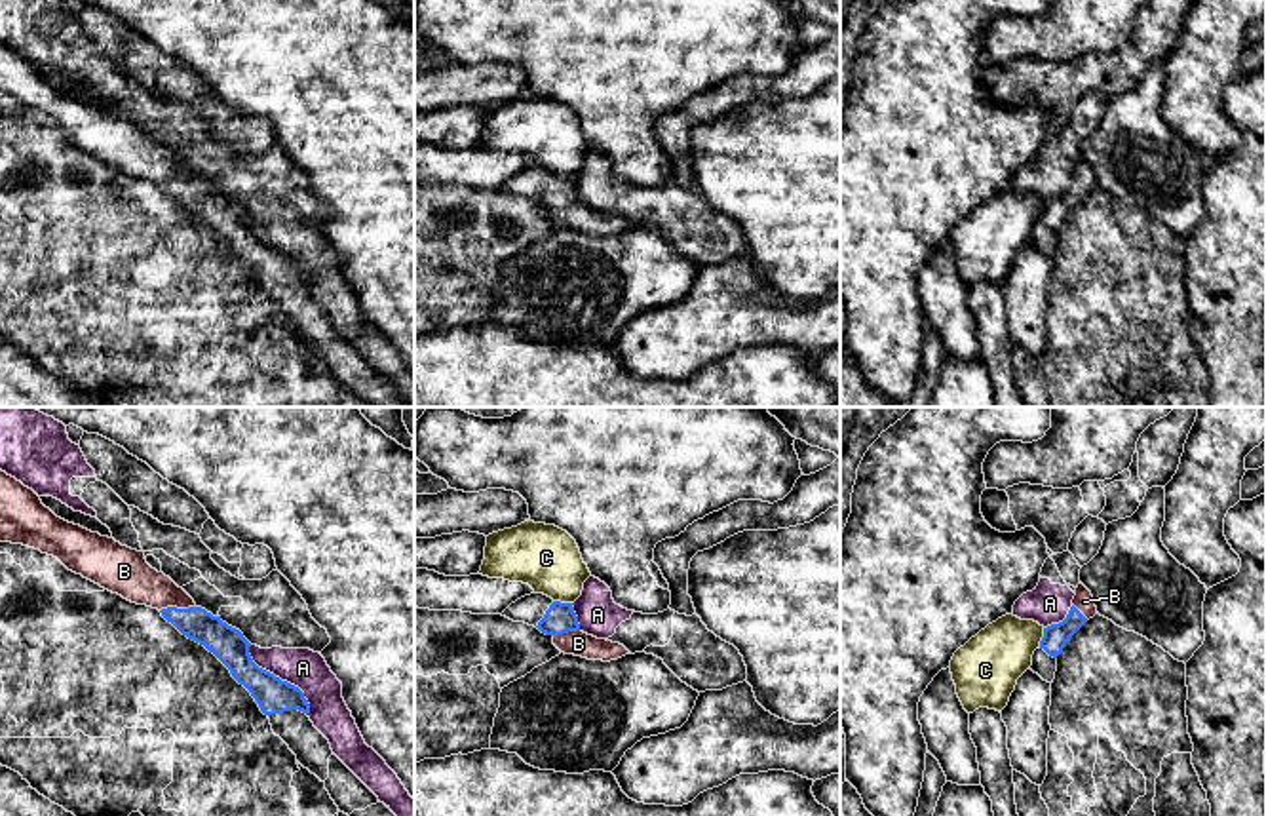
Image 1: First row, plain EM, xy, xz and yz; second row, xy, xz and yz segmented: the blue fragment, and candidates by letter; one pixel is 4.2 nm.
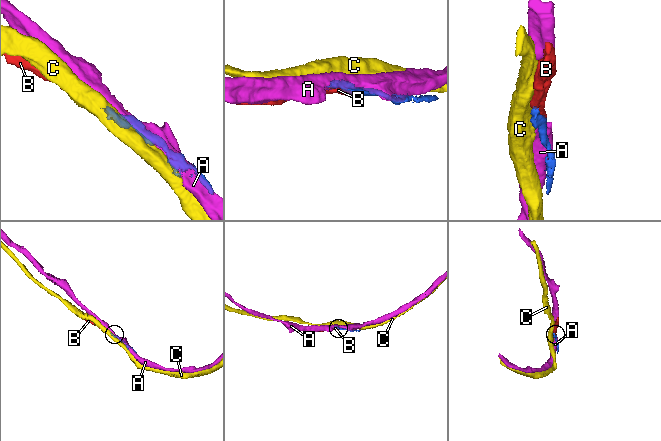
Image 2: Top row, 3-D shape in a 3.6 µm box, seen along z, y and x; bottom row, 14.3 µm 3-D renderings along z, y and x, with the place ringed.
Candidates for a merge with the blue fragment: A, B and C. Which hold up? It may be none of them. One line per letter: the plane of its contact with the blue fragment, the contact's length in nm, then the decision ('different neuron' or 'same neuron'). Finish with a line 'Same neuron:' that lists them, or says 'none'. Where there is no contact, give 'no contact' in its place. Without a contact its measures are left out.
A: contact in xy; length 380 nm; different neuron
B: contact in xy; length 150 nm; same neuron
C: contact in xz; length 80 nm; different neuron
Same neuron: B

